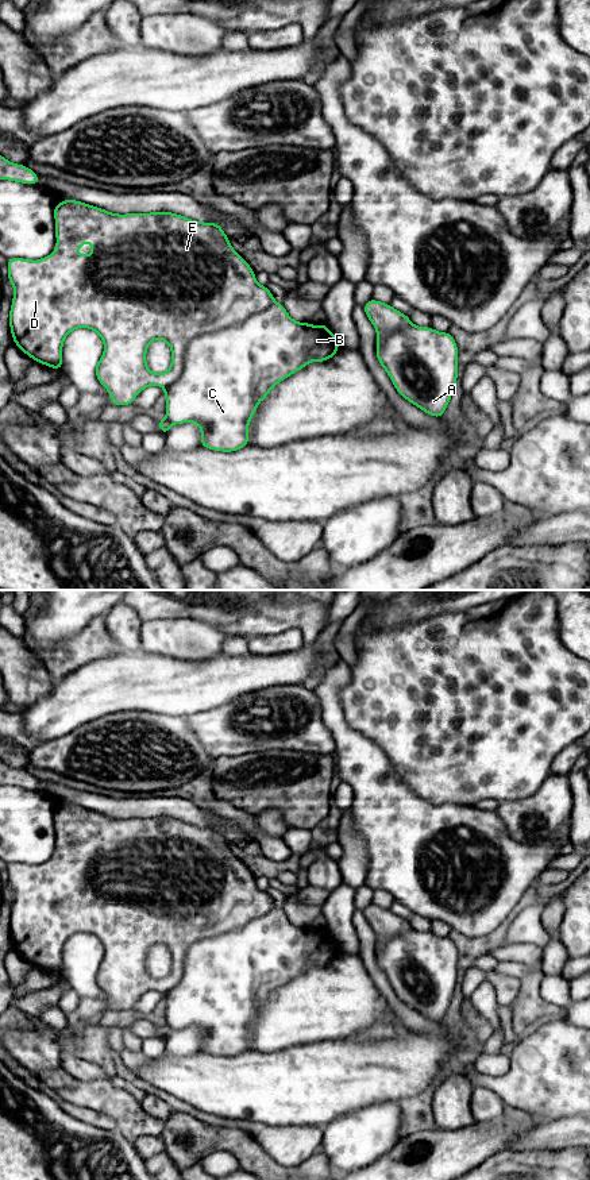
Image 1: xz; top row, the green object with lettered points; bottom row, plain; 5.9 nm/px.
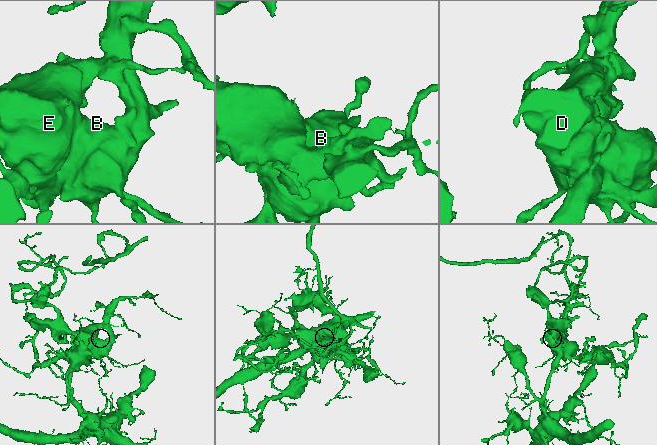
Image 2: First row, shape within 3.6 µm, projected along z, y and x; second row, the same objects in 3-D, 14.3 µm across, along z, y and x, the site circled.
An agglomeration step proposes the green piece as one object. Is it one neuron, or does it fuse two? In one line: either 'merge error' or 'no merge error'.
merge error

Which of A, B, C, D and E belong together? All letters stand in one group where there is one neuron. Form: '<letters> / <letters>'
A B C / D E

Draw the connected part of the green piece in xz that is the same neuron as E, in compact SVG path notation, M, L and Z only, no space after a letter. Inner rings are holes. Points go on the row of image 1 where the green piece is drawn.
M63 200L55 204L53 215L55 217L55 240L53 250L55 255L46 255L42 259L31 261L24 258L7 258L8 281L14 286L14 300L9 309L9 329L14 343L35 362L49 366L50 369L62 370L62 347L65 338L77 328L93 329L104 342L104 352L101 359L95 365L97 381L108 390L111 405L132 405L135 397L149 386L165 386L178 379L184 369L184 355L188 344L197 336L216 332L232 325L244 323L252 315L267 309L273 302L273 293L267 286L259 285L255 279L255 271L231 246L230 239L217 223L204 223L188 219L174 212L149 212L149 213L112 213L95 205L89 205L77 200ZM86 243L92 243L90 255L77 255L78 248ZM155 340L165 340L171 350L171 366L161 374L153 373L146 365L146 354L149 344Z

